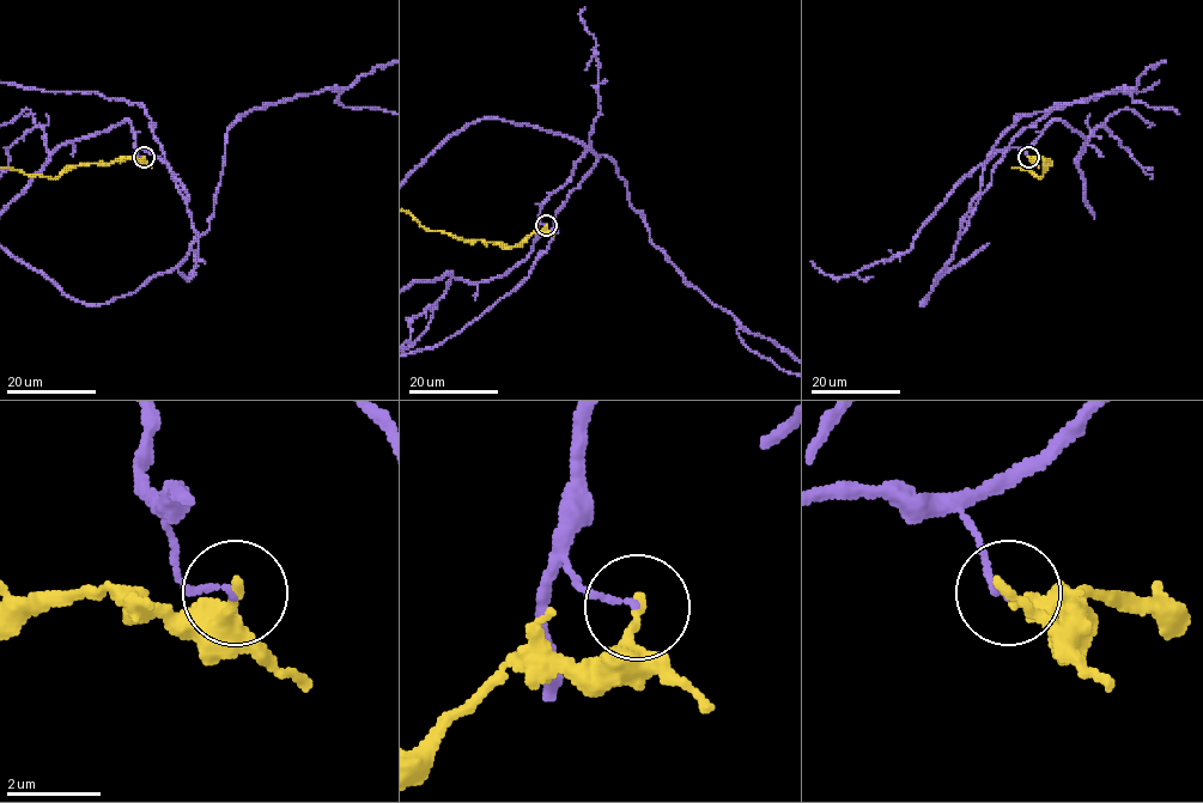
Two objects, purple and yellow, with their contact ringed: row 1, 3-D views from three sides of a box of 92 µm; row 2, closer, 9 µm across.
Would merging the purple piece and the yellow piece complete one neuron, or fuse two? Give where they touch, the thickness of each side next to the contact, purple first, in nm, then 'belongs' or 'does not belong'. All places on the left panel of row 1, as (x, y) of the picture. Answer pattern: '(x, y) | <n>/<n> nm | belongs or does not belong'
(144, 157) | 110/240 nm | does not belong

